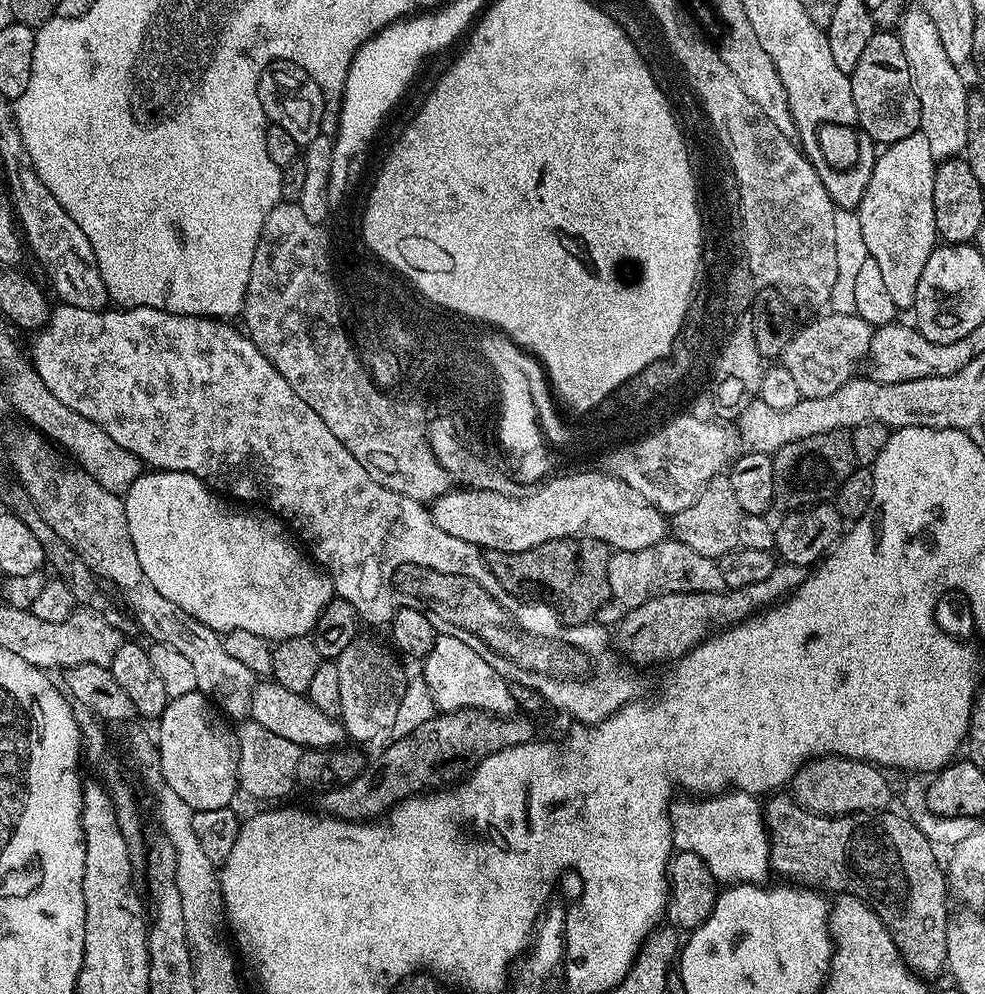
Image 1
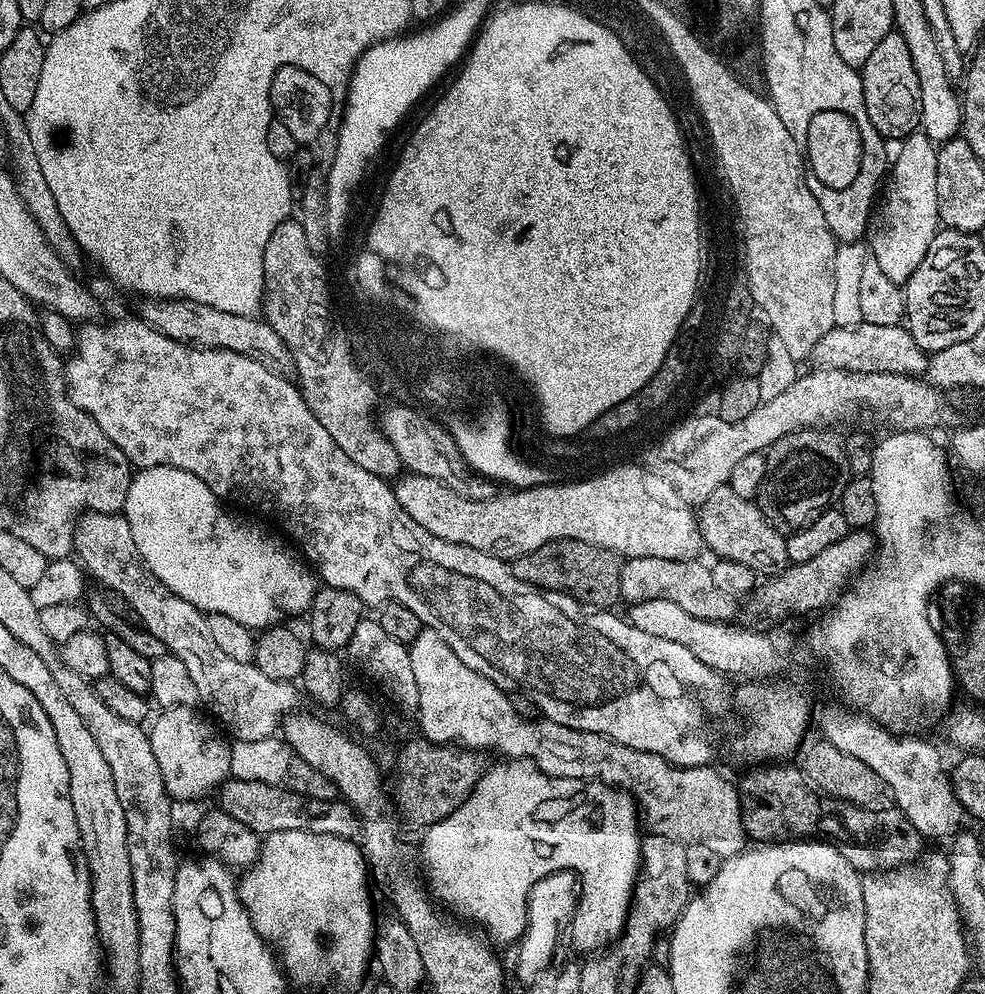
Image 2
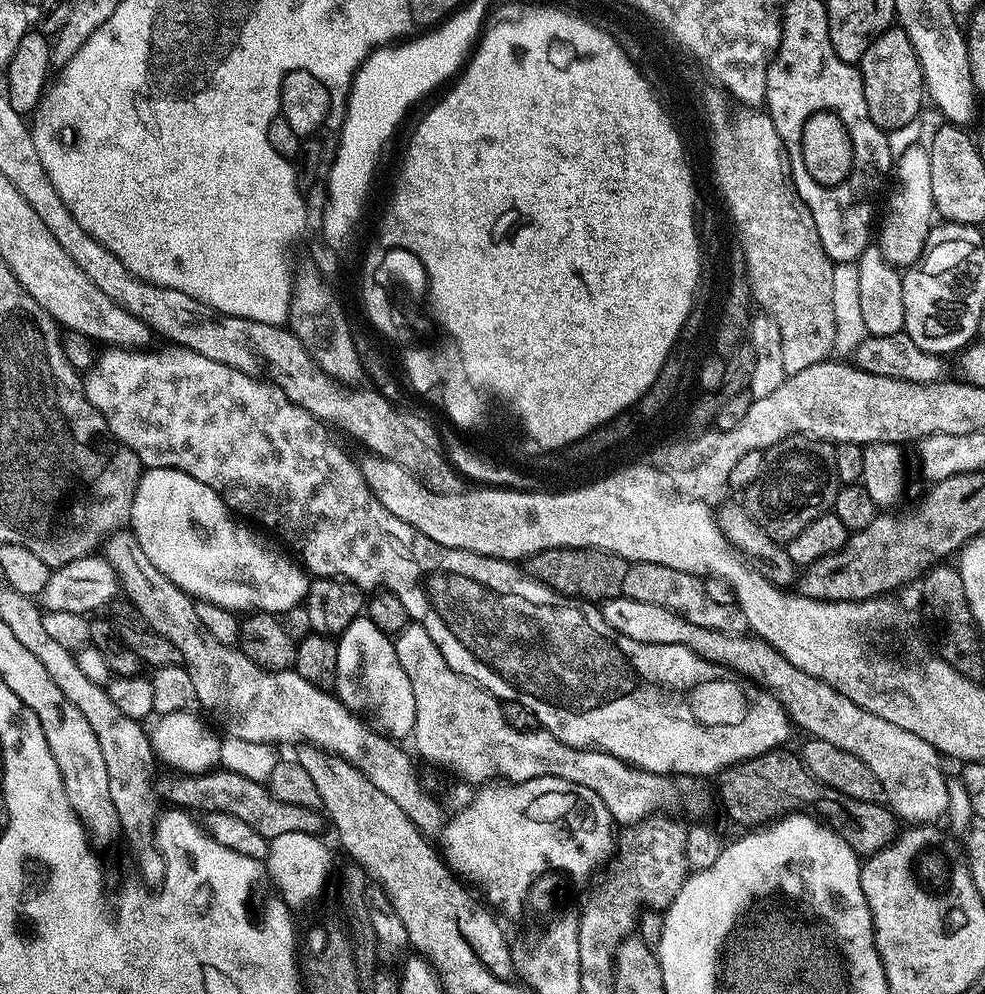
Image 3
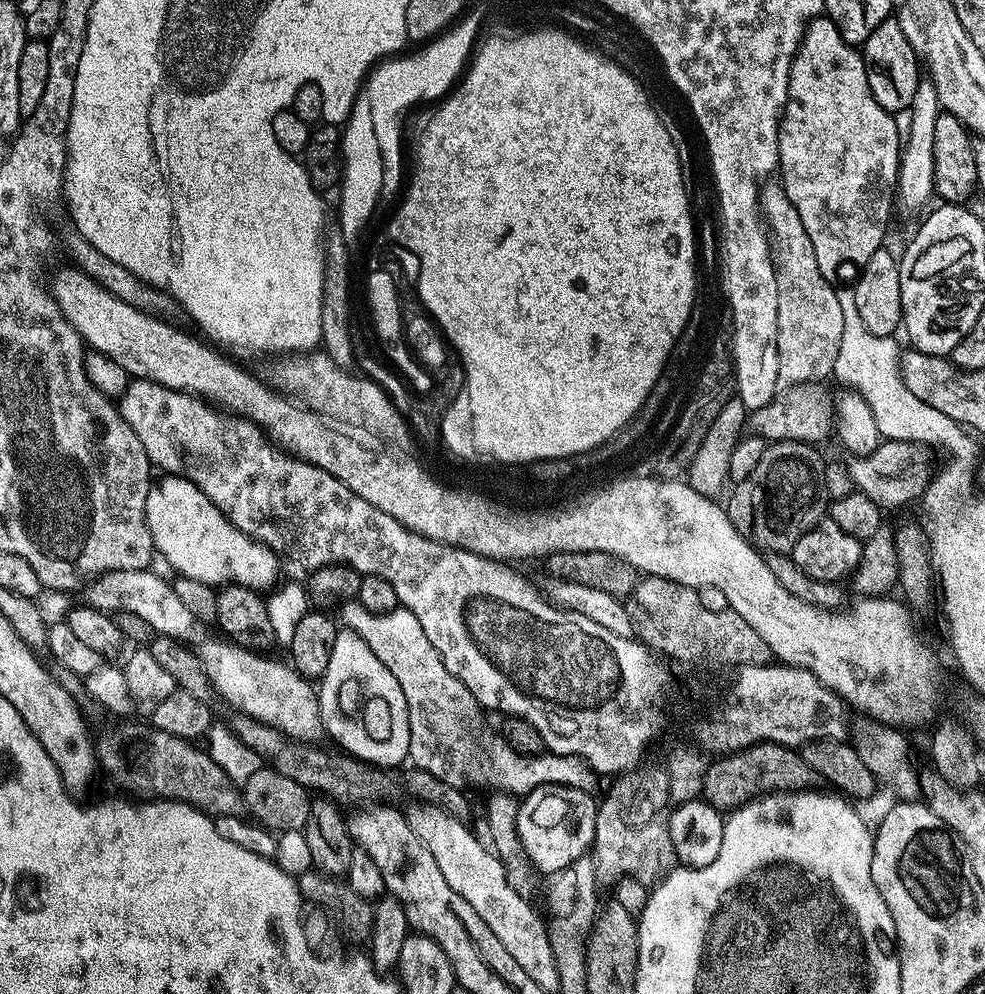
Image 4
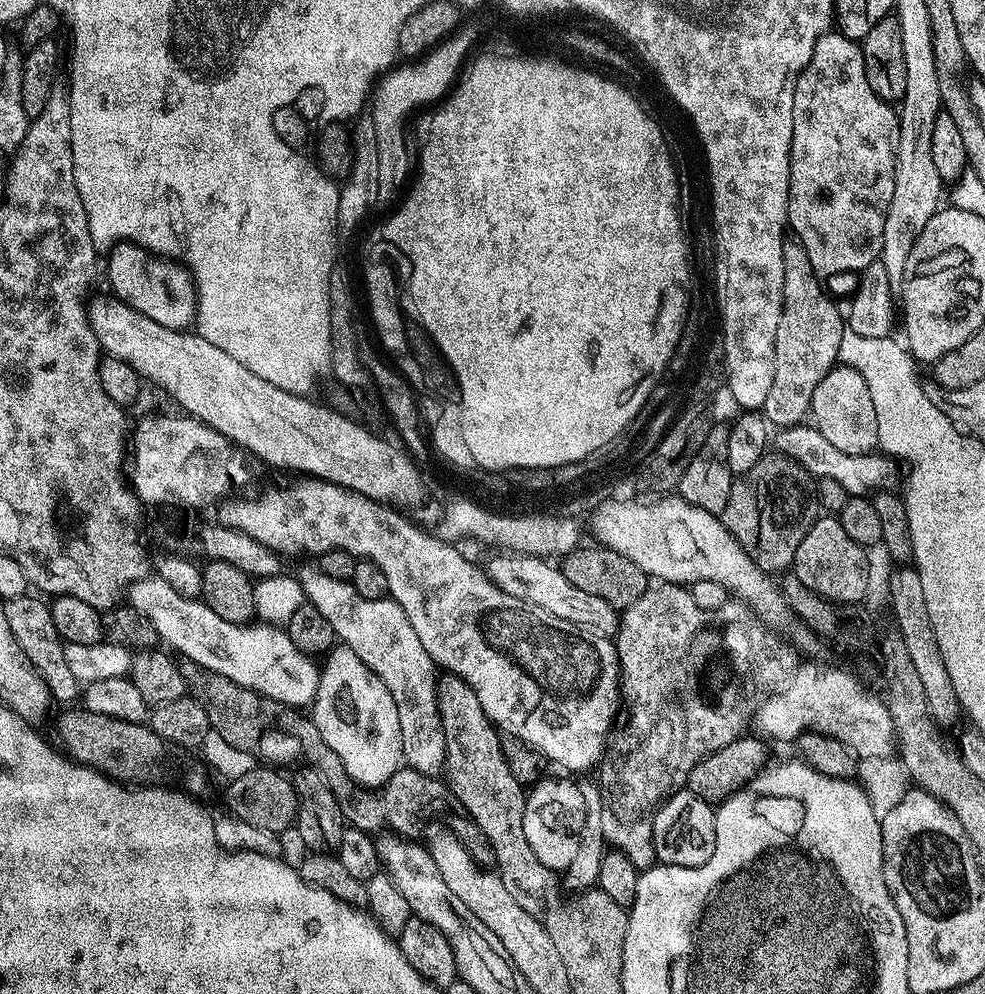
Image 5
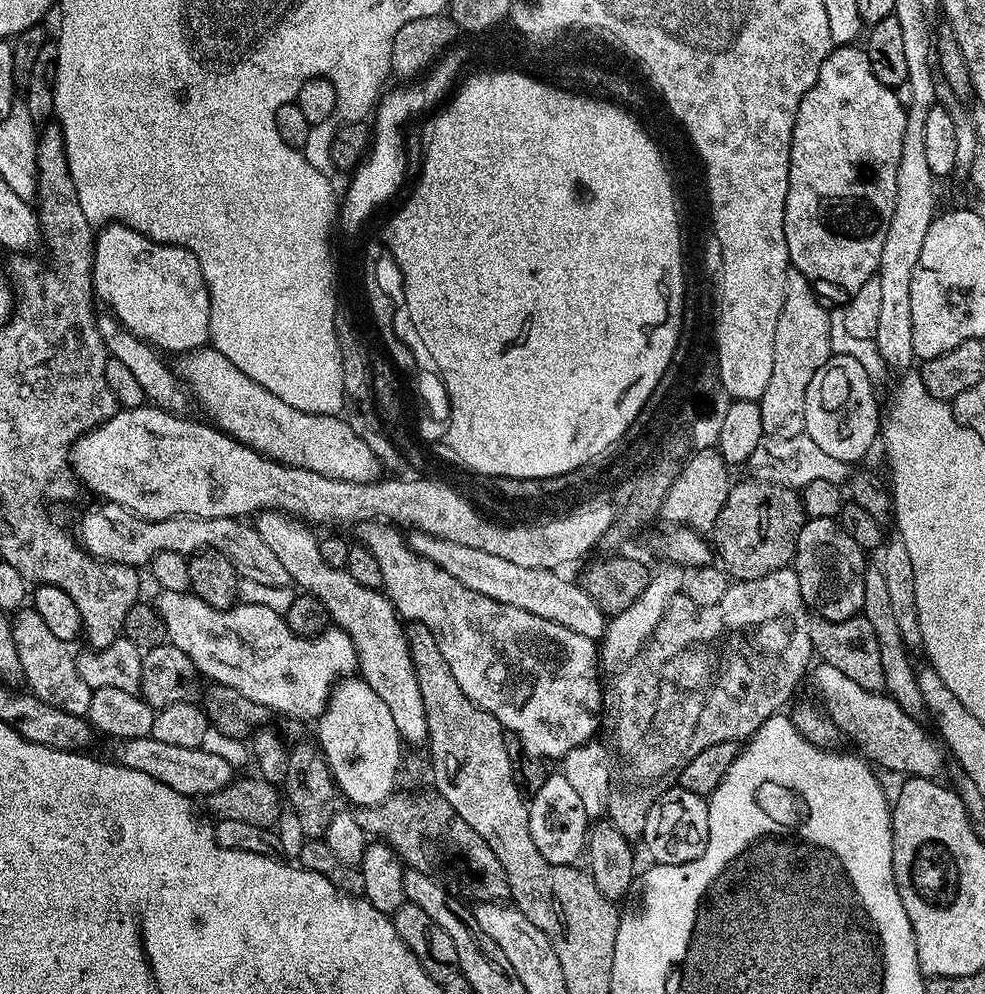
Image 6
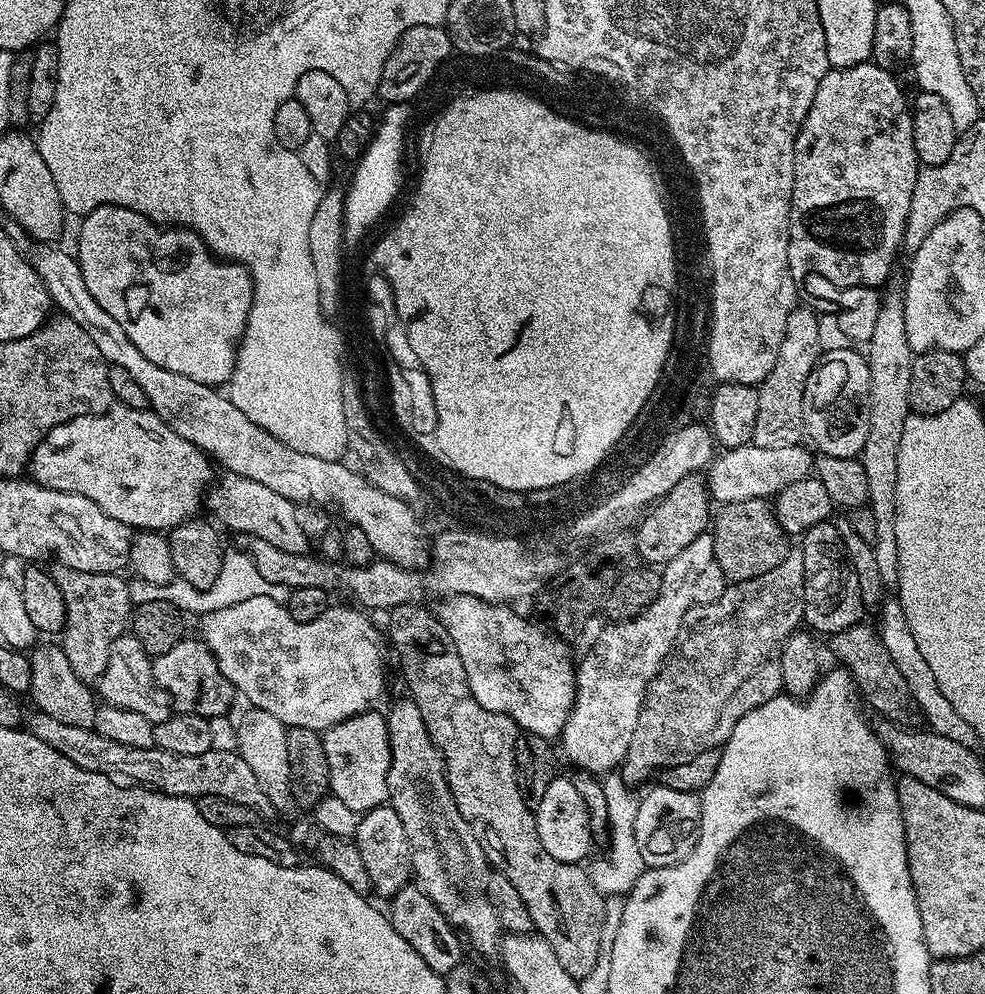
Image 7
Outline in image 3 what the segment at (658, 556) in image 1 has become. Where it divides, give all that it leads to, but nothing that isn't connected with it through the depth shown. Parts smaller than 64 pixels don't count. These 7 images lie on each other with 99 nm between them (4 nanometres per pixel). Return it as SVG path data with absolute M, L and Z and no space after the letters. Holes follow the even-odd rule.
M654 562L629 563L626 578L622 582L622 593L638 602L661 604L663 608L685 616L694 626L724 632L728 636L743 636L749 631L740 608L735 604L719 604L706 598L704 580L701 577L686 574L682 570L673 570L670 566L658 566Z

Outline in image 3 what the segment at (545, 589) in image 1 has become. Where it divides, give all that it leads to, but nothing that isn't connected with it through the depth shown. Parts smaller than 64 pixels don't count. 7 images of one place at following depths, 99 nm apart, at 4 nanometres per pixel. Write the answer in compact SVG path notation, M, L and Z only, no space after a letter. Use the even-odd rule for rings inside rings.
M551 548L528 557L526 561L526 571L532 579L581 602L603 602L621 595L628 566L629 561L600 548Z

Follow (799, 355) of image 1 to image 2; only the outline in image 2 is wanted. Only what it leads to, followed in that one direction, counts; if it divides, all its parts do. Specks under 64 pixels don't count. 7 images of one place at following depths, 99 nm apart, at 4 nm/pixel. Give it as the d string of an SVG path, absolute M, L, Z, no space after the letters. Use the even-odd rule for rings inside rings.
M856 324L853 328L834 327L828 331L826 338L818 342L814 353L815 359L820 359L819 363L825 368L837 368L847 372L877 372L878 374L899 374L900 376L915 376L928 371L928 356L923 348L914 342L914 338L909 334L907 327L895 324L894 326L874 326L873 324Z

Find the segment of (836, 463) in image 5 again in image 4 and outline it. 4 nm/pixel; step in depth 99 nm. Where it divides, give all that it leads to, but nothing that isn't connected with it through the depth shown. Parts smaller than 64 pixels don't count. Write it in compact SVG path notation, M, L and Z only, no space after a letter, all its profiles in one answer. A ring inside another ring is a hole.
M884 440L865 457L855 457L847 465L856 488L882 510L898 508L912 500L921 499L934 478L930 460L931 449L913 440Z

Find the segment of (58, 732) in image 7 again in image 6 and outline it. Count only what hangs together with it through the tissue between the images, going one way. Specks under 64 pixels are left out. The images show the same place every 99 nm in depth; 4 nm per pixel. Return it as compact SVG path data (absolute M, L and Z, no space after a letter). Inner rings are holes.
M153 736L116 740L113 743L111 759L115 763L142 770L142 774L150 774L158 782L170 786L170 790L178 790L178 794L189 798L206 798L218 790L222 790L234 779L234 769L226 758L217 758L203 748L190 746L170 746L167 742L158 742Z

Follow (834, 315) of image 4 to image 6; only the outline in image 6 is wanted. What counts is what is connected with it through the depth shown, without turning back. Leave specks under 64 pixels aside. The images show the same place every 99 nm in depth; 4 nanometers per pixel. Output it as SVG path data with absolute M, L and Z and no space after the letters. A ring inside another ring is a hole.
M795 270L789 271L782 314L778 314L778 330L774 330L774 370L766 390L758 401L762 410L762 430L767 439L793 438L802 435L809 425L806 414L806 386L810 378L834 352L832 320L816 297L813 281Z

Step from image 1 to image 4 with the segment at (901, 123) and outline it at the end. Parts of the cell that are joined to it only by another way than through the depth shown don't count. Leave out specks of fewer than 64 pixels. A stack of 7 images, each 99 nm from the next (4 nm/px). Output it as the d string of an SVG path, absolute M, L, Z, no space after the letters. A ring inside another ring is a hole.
M889 18L880 23L878 30L874 30L870 38L866 38L862 46L862 55L866 78L870 82L870 94L874 94L878 106L893 114L907 113L922 82L922 64L916 51L910 46L906 34L902 34L899 19Z

